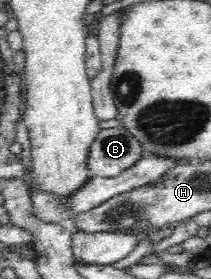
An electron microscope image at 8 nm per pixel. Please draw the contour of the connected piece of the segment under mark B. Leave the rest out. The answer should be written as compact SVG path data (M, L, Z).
M126 128L103 129L92 144L88 167L93 177L114 179L144 154L140 140Z

